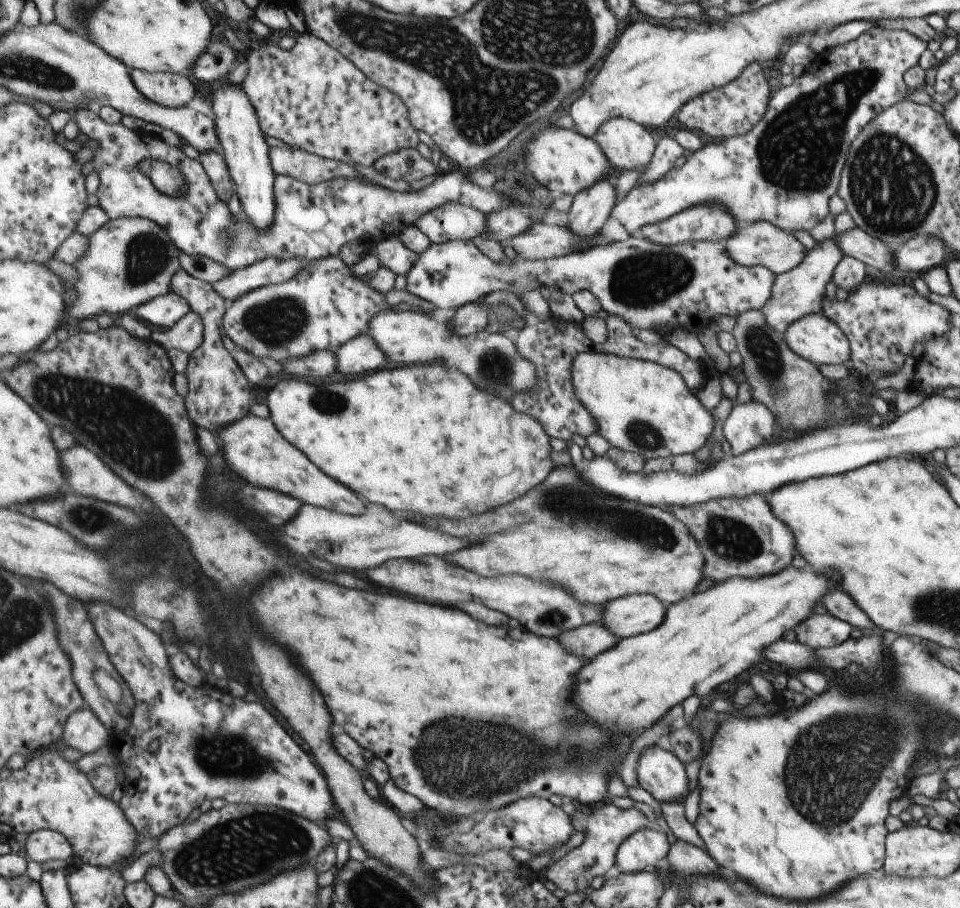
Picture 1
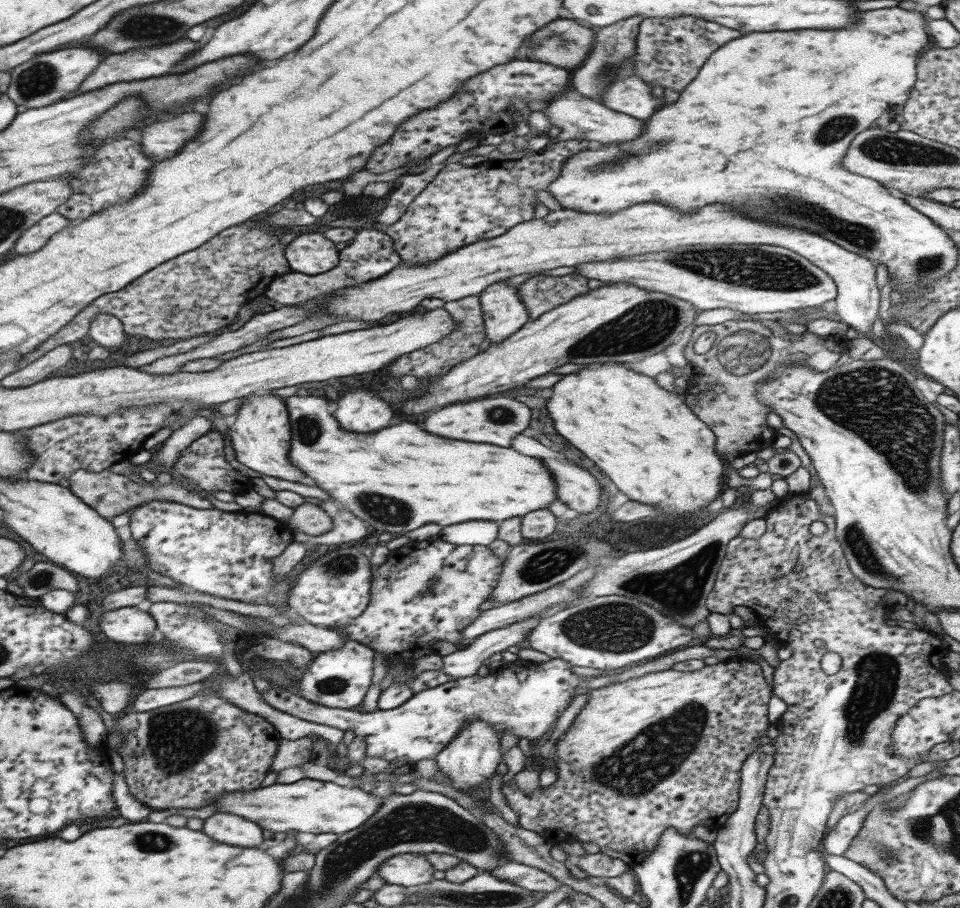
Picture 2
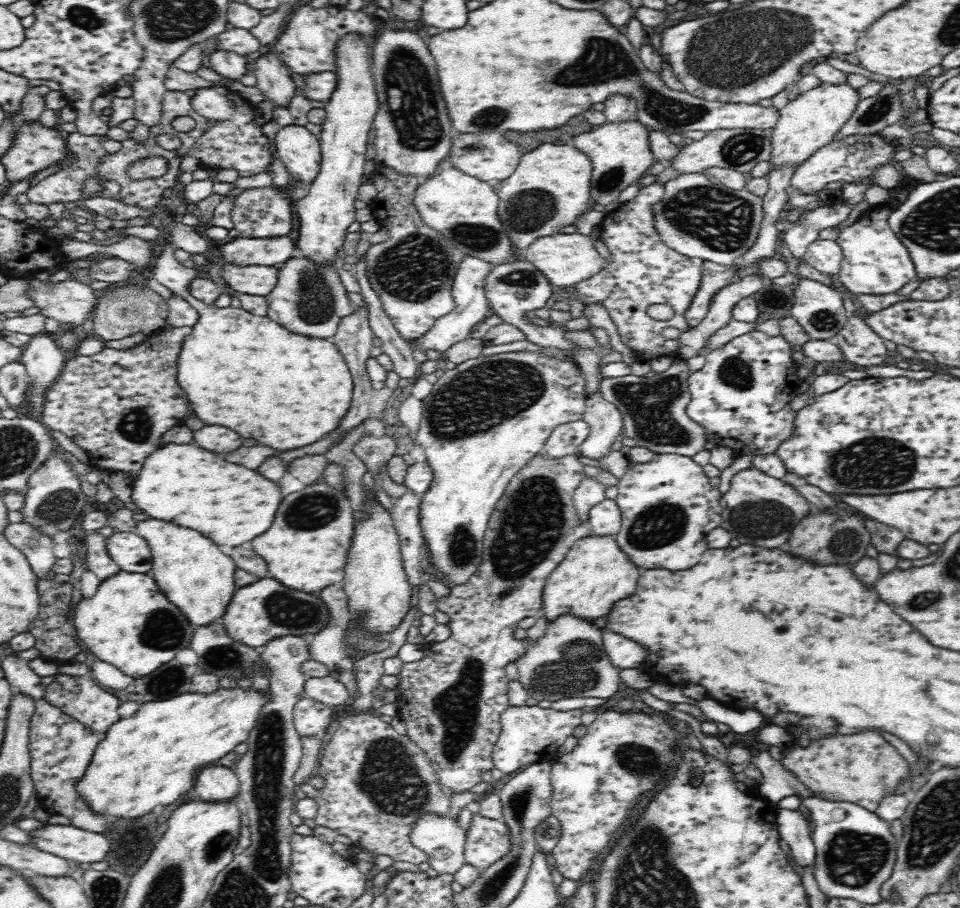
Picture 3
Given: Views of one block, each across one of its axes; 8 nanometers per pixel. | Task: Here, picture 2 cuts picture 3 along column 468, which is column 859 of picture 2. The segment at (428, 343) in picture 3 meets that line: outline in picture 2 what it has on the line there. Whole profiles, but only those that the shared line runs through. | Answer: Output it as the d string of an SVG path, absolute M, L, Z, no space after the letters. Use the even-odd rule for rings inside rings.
M647 202L647 204L633 204L629 208L623 208L613 214L579 214L575 210L549 211L549 214L540 219L532 218L512 226L501 236L478 240L471 244L465 244L461 248L434 260L427 264L402 264L400 263L385 276L381 275L377 280L363 282L359 286L343 288L339 292L333 292L335 296L327 302L329 314L347 314L353 318L365 318L365 320L379 320L389 312L409 312L415 308L423 299L439 299L443 302L459 300L467 296L478 296L478 294L494 282L499 282L511 276L529 274L529 272L541 272L559 268L559 266L575 266L583 262L603 262L609 258L620 256L635 256L636 254L647 254L648 252L661 252L662 250L673 250L681 246L711 245L719 244L751 244L769 245L785 248L806 258L811 264L815 264L825 274L831 276L836 284L835 311L833 312L838 321L852 328L858 337L870 338L871 326L879 312L879 289L875 285L875 264L869 259L857 256L842 246L823 238L820 234L802 229L801 227L779 226L771 222L757 222L743 214L729 212L723 204L705 204L701 210L697 208L691 214L681 214L669 206Z

